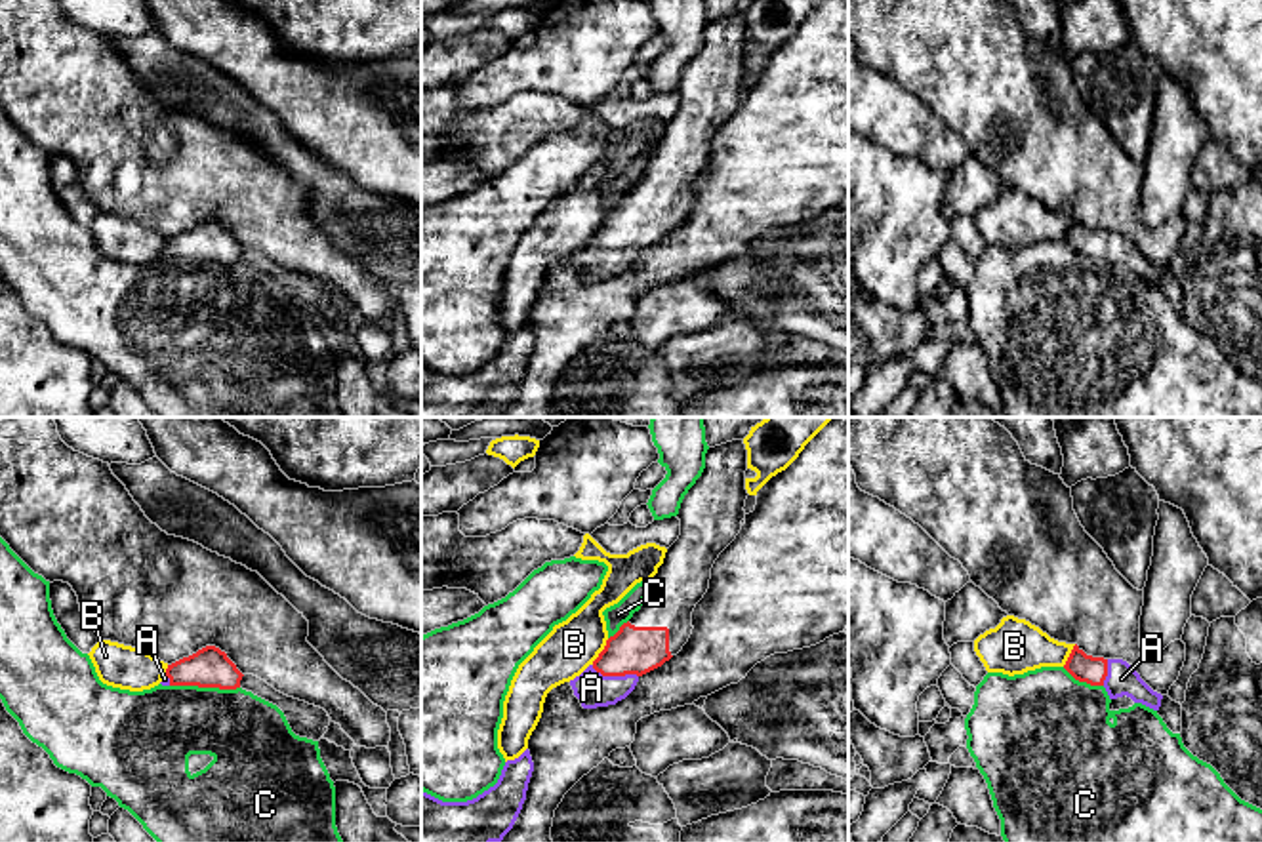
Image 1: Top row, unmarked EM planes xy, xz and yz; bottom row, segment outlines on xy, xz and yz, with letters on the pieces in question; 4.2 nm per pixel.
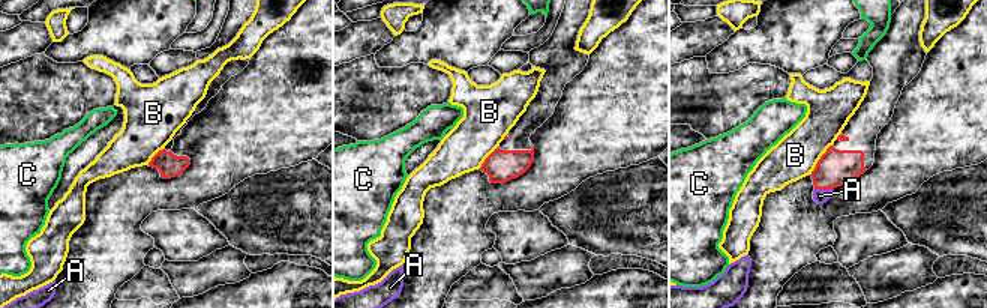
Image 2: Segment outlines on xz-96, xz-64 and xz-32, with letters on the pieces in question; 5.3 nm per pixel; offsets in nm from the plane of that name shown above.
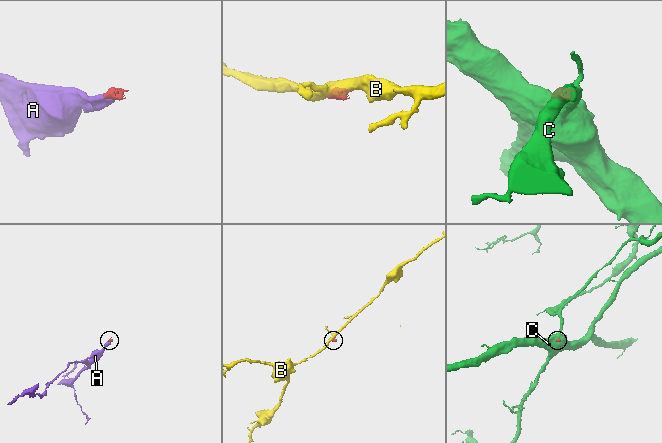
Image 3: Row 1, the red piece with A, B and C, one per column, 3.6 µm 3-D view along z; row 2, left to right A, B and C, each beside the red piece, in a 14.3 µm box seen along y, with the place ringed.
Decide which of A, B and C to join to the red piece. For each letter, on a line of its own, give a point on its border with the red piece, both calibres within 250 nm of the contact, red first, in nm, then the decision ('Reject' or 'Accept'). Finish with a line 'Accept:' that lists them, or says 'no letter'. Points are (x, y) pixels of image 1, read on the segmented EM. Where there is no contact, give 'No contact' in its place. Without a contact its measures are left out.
A: Touches red at xz (614, 675). Thickness 200 nm (red) against 150 nm. Accept
B: Touches red at xz (601, 652). Thickness 200 nm (red) against 220 nm. Reject
C: Touches red at xy (204, 686). Thickness 170 nm (red) against 340 nm. Reject
Accept: A

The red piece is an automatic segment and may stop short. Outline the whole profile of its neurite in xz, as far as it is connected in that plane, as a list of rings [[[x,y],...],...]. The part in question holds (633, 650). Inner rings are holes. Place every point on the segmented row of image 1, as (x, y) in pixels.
[[[732,440],[705,453],[705,469],[684,495],[677,518],[681,535],[667,549],[663,564],[654,575],[648,594],[639,611],[606,640],[599,657],[570,686],[583,709],[616,705],[637,686],[639,678],[673,655],[692,634],[692,611],[709,589],[711,568],[719,554],[736,539],[745,518],[745,471],[747,450],[743,440]]]

